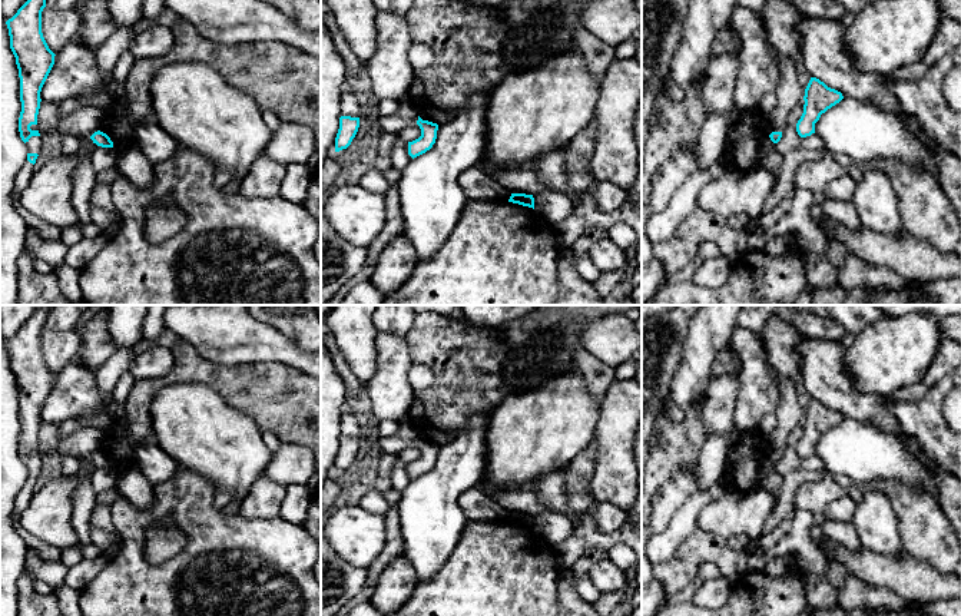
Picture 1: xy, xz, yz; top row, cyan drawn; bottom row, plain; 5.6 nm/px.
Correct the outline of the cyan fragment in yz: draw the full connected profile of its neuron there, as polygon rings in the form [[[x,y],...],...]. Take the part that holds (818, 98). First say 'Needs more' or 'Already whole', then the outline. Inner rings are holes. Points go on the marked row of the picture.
Already whole. [[[811,77],[803,96],[803,113],[796,123],[798,135],[806,138],[815,133],[815,123],[819,120],[821,115],[842,99],[844,96],[841,92],[828,87],[816,77]]]

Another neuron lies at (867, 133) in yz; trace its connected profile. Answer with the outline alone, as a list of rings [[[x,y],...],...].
[[[844,97],[821,115],[815,133],[826,152],[844,153],[861,168],[901,159],[938,179],[927,142],[909,132],[897,115],[872,103]]]

